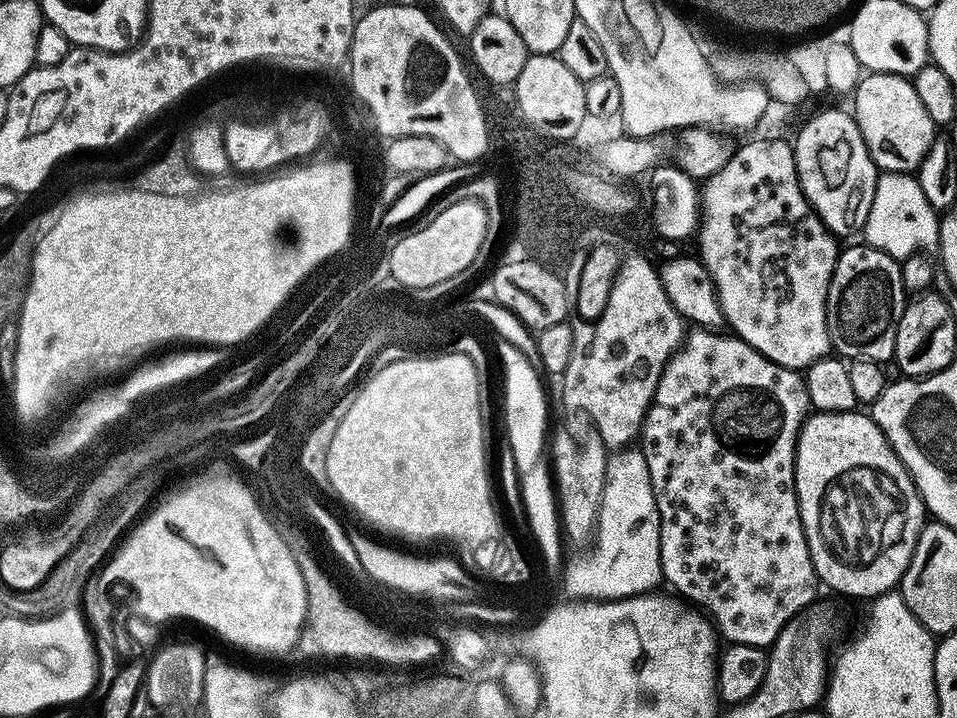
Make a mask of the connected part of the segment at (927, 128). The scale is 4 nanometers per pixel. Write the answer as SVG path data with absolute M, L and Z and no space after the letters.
M888 73L868 74L854 93L854 117L869 148L870 158L881 173L916 174L926 162L938 137L938 126L926 106L918 98L918 90L911 79Z

